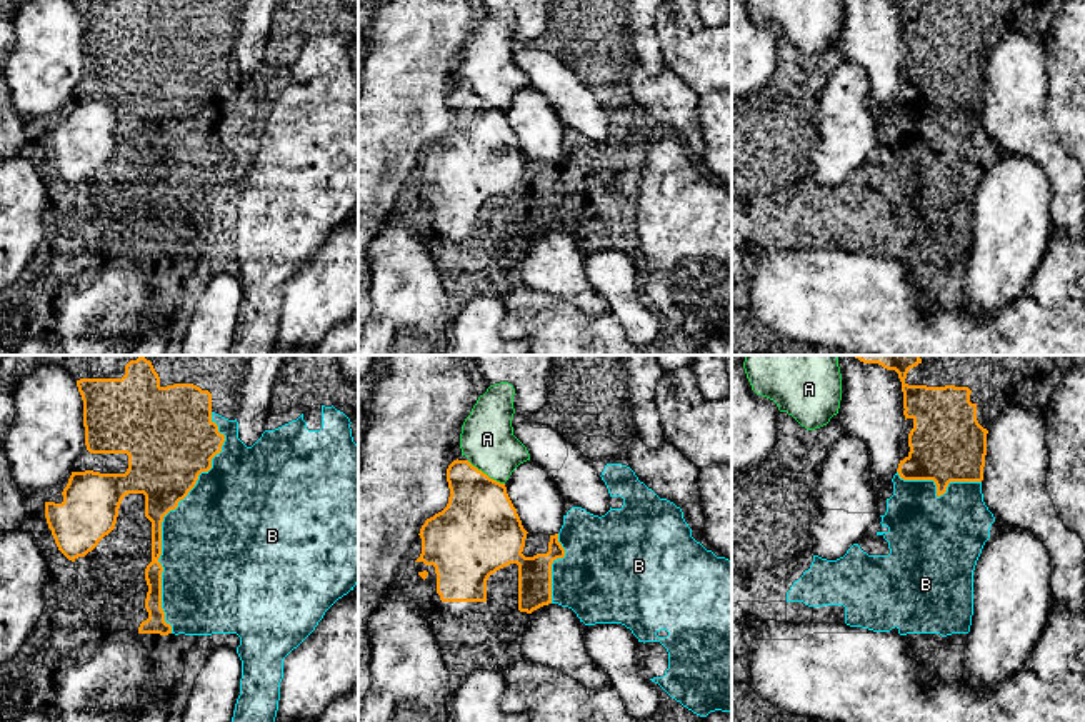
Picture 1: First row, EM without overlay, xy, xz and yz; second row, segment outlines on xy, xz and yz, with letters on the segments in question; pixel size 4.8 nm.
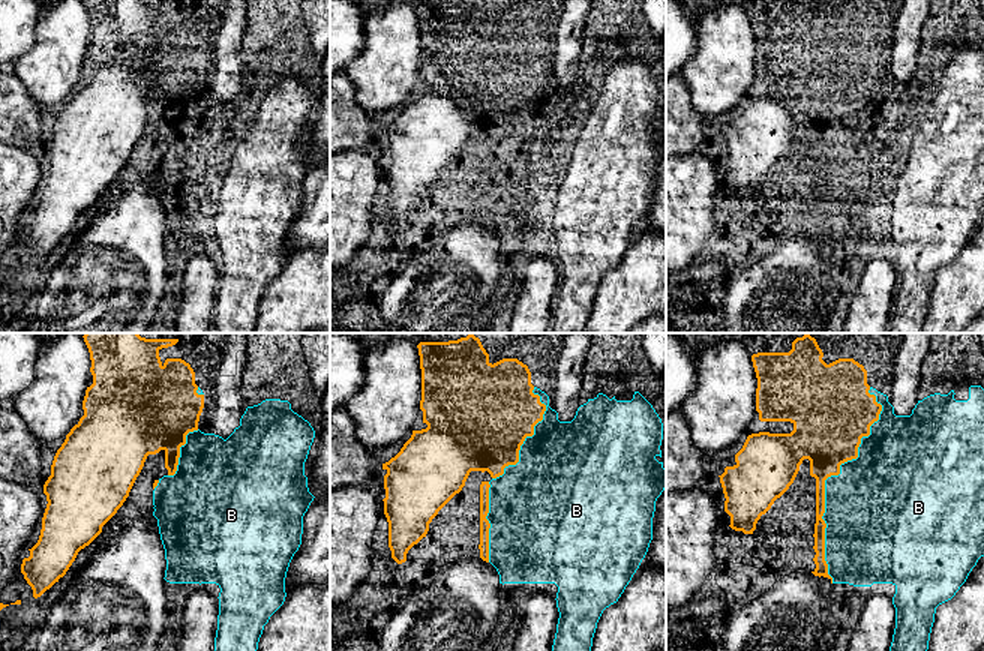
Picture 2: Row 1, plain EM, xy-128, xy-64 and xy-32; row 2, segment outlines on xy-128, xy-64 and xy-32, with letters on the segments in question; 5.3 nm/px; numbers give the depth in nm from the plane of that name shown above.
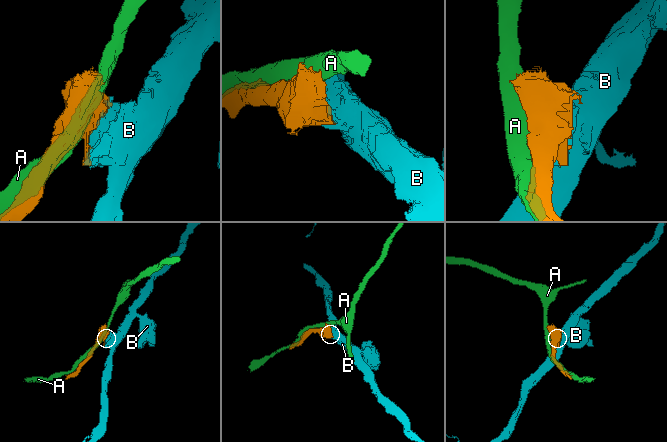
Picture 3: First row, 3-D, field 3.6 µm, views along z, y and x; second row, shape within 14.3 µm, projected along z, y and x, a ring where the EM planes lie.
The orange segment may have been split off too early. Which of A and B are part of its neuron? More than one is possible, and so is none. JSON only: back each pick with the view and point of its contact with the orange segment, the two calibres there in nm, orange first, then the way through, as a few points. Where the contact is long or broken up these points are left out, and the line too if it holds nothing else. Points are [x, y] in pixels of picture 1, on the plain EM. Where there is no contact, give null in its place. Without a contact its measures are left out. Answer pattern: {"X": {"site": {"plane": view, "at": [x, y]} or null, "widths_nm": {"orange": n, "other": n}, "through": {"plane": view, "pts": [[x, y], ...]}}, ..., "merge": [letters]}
{"merge": []}

